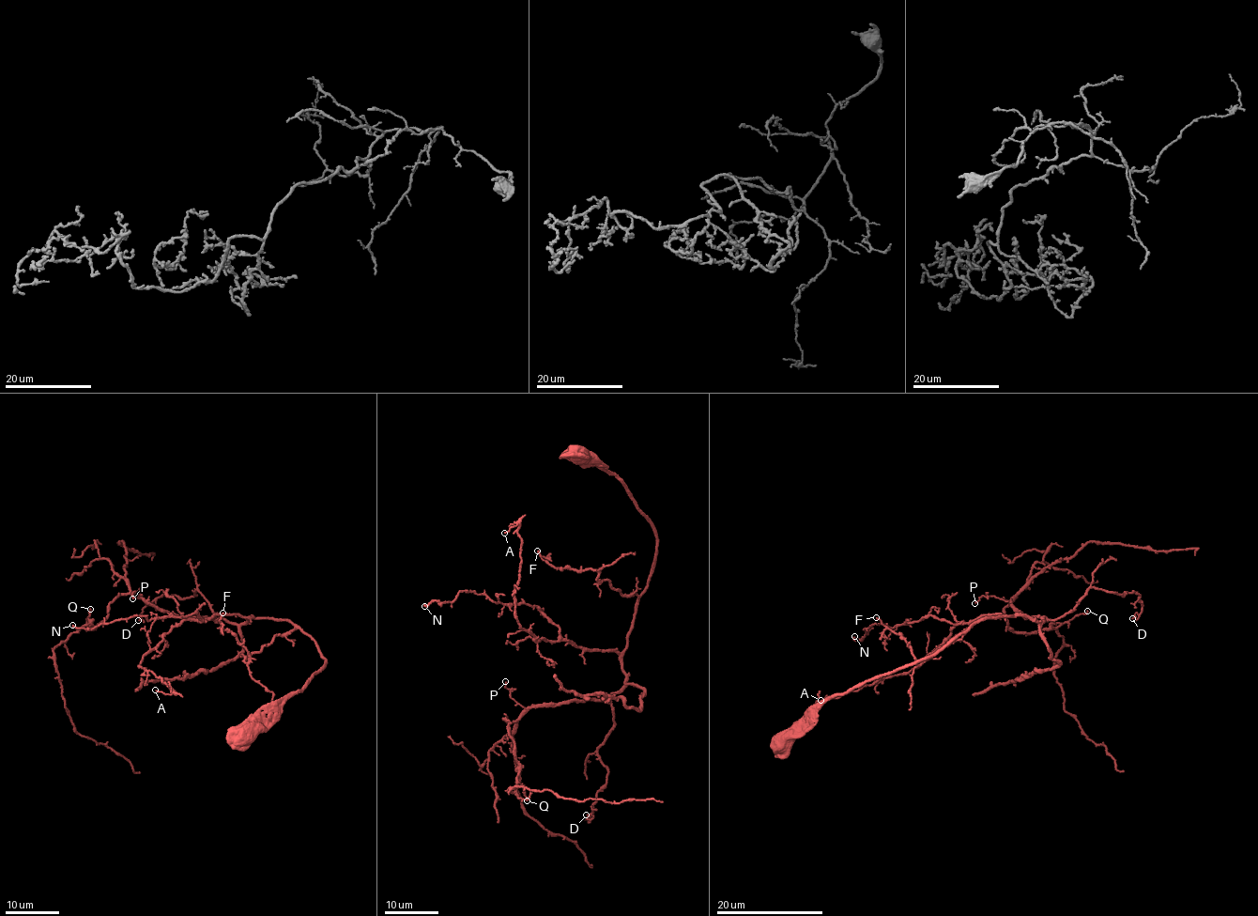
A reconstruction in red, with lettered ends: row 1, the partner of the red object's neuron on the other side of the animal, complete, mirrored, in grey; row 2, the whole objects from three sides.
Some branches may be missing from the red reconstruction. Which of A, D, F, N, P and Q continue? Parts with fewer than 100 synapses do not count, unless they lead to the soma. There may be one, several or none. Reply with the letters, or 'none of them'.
none of them

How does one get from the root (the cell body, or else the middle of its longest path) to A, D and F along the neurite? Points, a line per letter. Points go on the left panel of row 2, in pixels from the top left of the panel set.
A: (251, 734), (325, 661), (290, 622), (182, 619), (141, 660), (173, 690), (155, 690)
D: (251, 734), (323, 667), (309, 635), (276, 618), (215, 622), (199, 590), (161, 595), (138, 620)
F: (251, 734), (303, 690), (325, 658), (297, 628), (276, 634), (245, 661), (248, 651), (223, 630), (222, 613)

